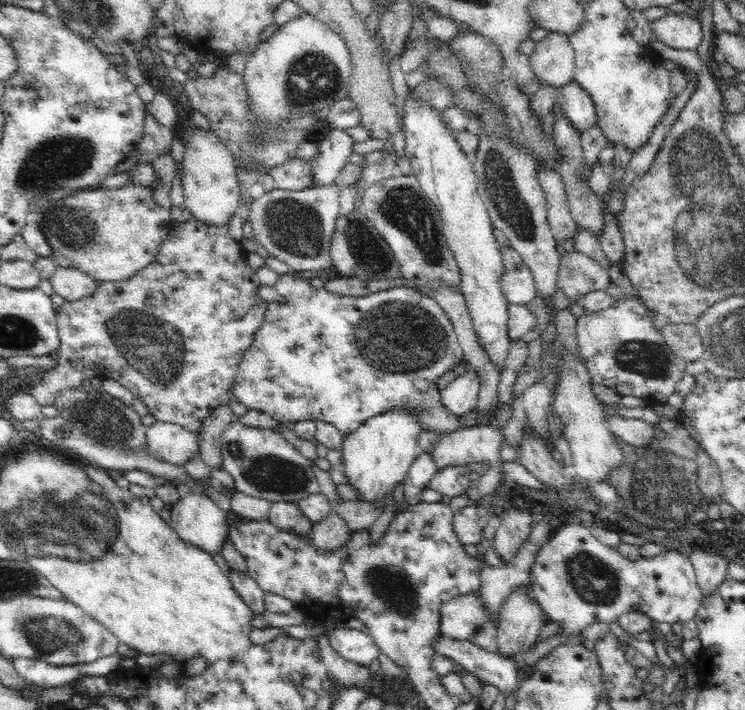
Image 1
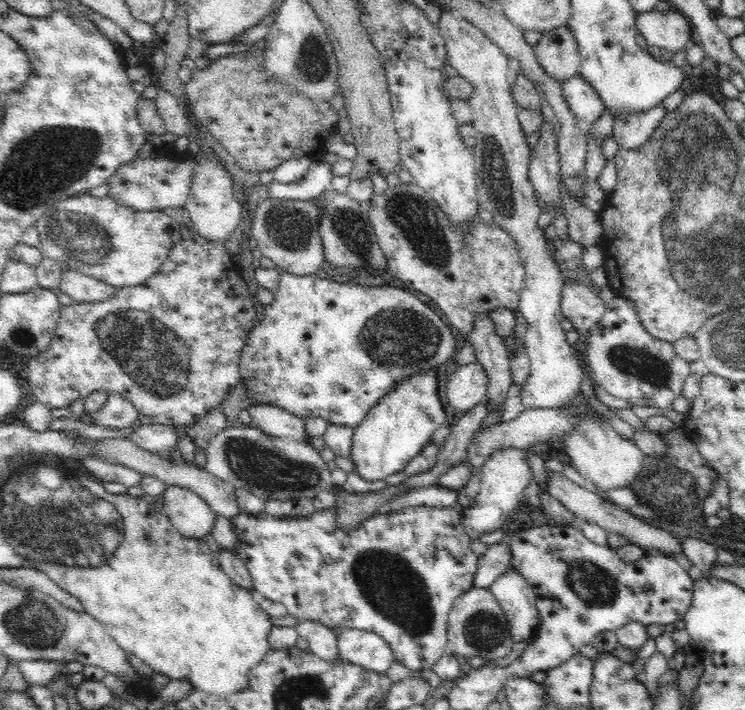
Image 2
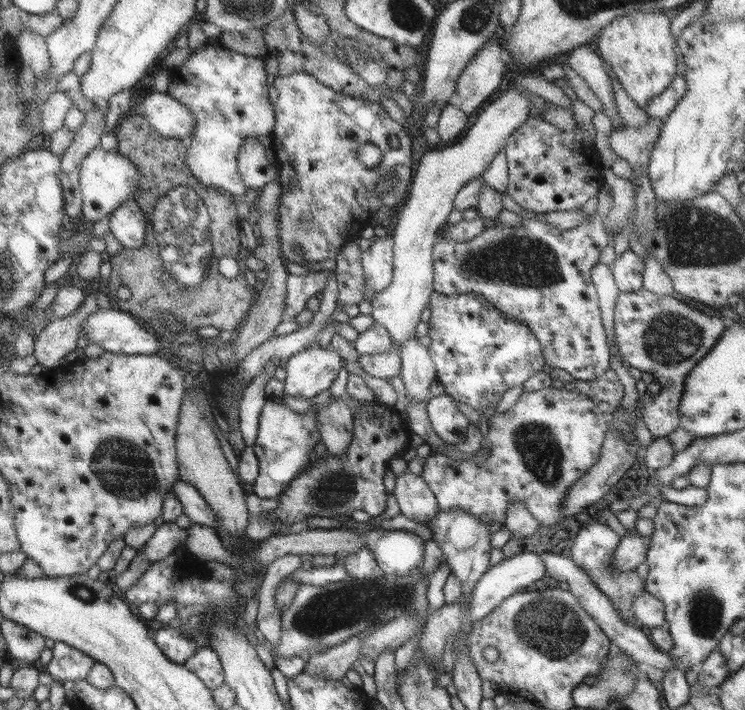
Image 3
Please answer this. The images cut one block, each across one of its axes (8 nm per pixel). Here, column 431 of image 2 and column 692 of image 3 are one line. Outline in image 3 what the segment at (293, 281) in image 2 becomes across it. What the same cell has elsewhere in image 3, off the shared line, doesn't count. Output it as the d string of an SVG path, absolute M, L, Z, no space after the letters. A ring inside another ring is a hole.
M641 288L636 292L618 293L613 310L613 321L614 340L619 356L629 364L629 367L633 367L641 373L649 372L653 376L653 380L661 384L661 389L657 394L645 393L645 396L641 397L640 416L651 432L652 438L666 437L678 428L679 401L683 394L685 377L721 337L722 331L725 329L722 319L717 316L709 316L699 310L693 310L675 298L664 298L664 296L658 296Z

